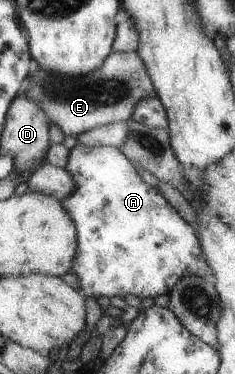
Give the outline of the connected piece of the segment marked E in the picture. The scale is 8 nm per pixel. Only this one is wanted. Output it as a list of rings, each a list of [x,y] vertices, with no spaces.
[[[112,51],[98,69],[80,77],[65,78],[60,74],[50,73],[35,66],[34,71],[27,78],[31,81],[30,88],[25,91],[27,96],[40,104],[51,123],[58,125],[64,135],[72,137],[78,137],[81,133],[95,127],[130,121],[137,103],[148,96],[155,95],[153,81],[137,51]]]

